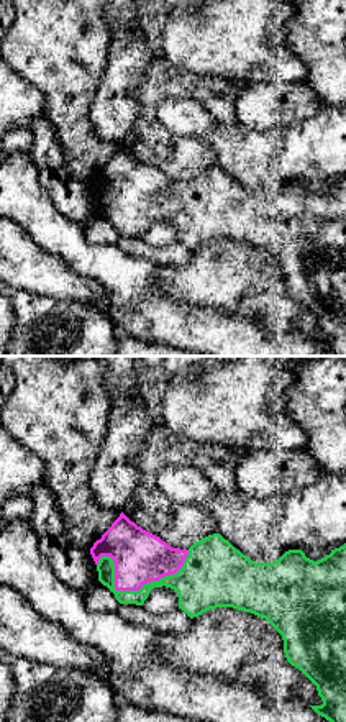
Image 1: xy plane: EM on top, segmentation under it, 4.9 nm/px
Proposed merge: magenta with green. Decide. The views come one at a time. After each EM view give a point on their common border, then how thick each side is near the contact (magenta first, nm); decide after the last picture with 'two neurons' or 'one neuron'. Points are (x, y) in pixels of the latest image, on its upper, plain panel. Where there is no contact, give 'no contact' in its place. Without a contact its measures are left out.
contact (133, 222); calibres 260 and 110 nm

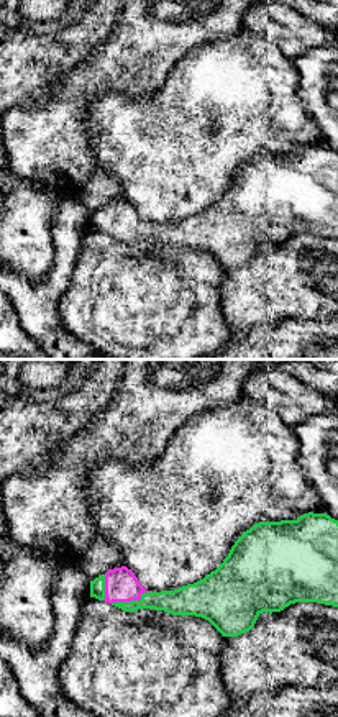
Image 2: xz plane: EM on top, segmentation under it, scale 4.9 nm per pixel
contact (132, 232); calibres 160 and 140 nm

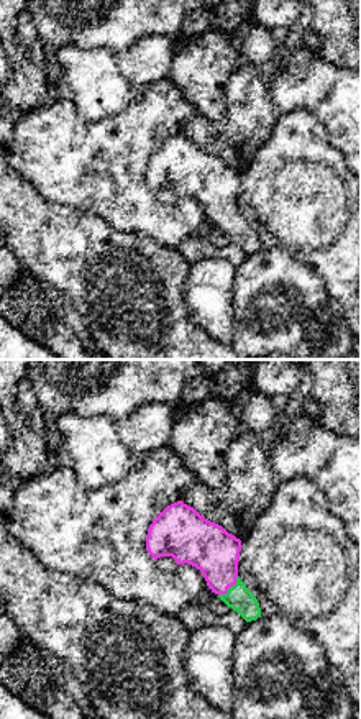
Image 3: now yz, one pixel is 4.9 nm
contact (230, 219); calibres 240 and 120 nm

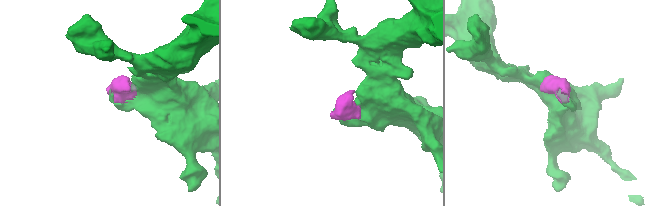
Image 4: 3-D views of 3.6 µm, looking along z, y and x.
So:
one neuron

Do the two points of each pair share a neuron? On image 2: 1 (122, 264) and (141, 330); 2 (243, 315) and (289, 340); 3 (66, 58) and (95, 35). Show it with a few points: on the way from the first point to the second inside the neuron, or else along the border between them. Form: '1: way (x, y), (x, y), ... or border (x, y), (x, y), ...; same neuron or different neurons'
1: way (122, 281), (122, 291), (141, 314); same neuron
2: border (301, 317), (263, 324), (235, 338); different neurons
3: way (73, 51), (89, 35); same neuron

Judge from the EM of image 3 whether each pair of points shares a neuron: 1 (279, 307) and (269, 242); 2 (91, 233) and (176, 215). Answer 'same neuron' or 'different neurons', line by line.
1: different neurons
2: different neurons

